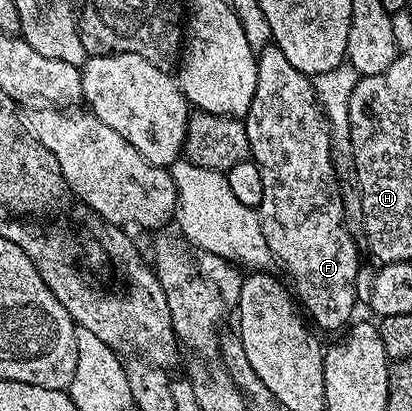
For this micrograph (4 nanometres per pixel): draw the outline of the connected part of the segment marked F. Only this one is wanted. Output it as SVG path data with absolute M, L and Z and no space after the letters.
M275 45L264 46L257 54L257 87L251 108L247 108L243 121L251 160L258 166L260 179L263 180L259 215L267 248L297 281L292 283L292 293L311 322L313 317L312 325L340 331L354 317L353 305L357 302L357 242L345 223L347 211L341 182L337 179L339 170L335 165L333 131L313 91L310 75L293 67Z

